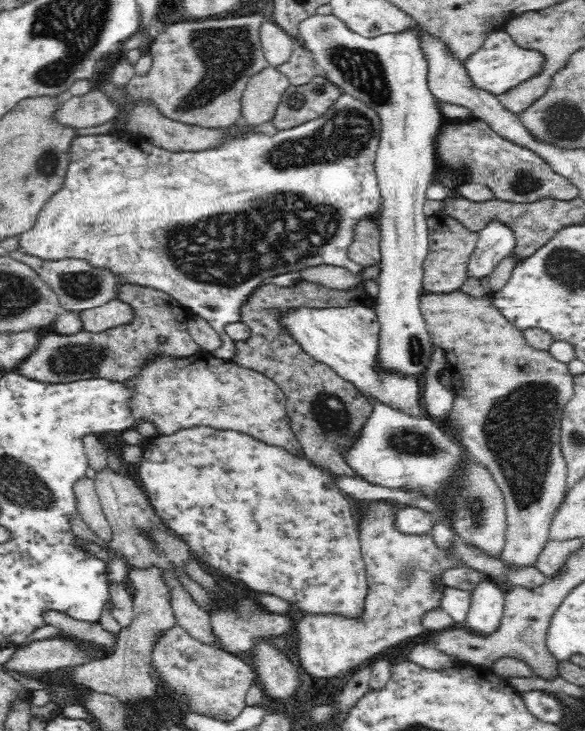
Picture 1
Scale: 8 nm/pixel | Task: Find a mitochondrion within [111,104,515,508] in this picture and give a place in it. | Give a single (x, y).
(229, 247)

